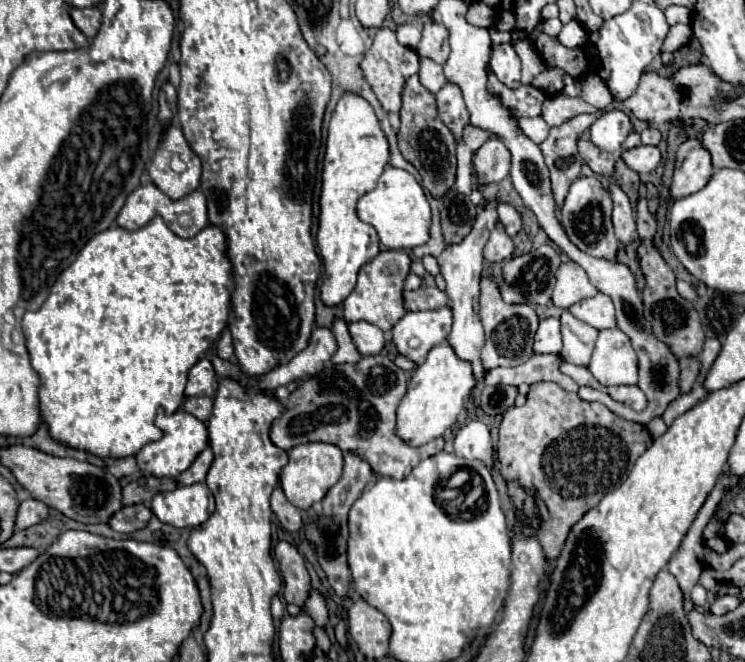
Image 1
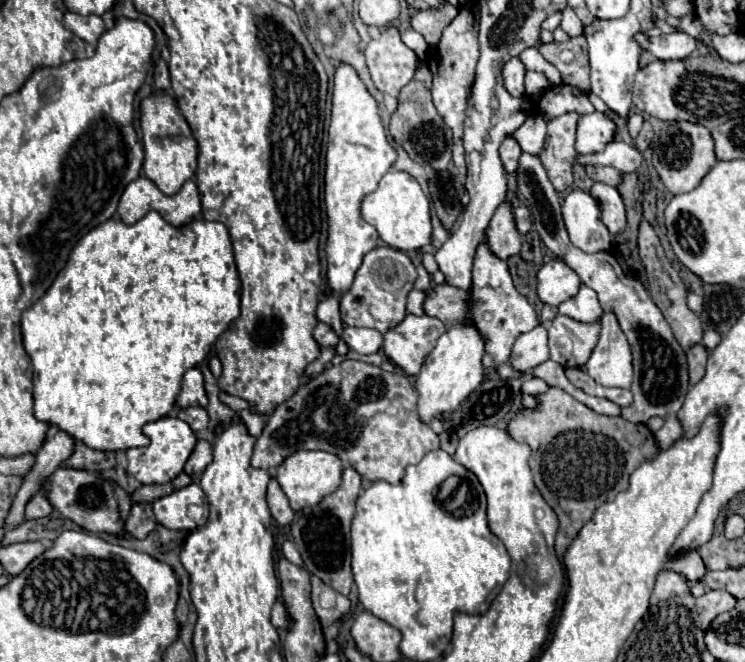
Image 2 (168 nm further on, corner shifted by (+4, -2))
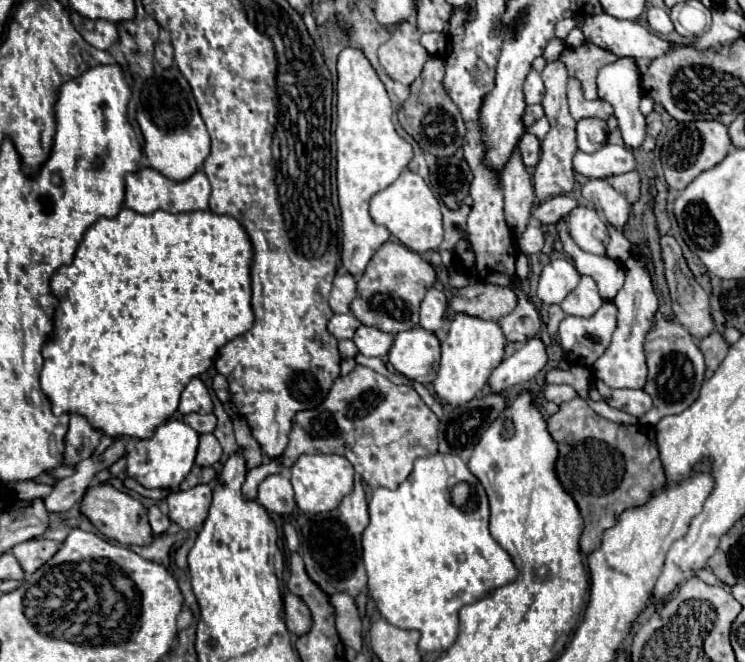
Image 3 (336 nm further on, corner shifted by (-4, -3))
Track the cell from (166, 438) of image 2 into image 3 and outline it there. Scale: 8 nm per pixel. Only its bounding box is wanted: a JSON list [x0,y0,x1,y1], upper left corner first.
[126,421,200,489]

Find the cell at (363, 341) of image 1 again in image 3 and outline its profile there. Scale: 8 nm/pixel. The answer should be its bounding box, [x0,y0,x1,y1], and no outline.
[352,325,394,357]

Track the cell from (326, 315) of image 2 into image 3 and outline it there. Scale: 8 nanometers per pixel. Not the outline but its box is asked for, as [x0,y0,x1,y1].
[330,273,356,313]

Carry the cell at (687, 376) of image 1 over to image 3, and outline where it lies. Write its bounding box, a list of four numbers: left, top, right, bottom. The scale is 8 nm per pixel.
[700,331,728,379]

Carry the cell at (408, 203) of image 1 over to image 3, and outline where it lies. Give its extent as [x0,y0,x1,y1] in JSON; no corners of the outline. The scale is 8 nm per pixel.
[370,169,442,253]

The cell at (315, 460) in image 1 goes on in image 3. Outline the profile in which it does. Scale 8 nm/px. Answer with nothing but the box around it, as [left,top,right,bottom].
[290,453,354,515]

